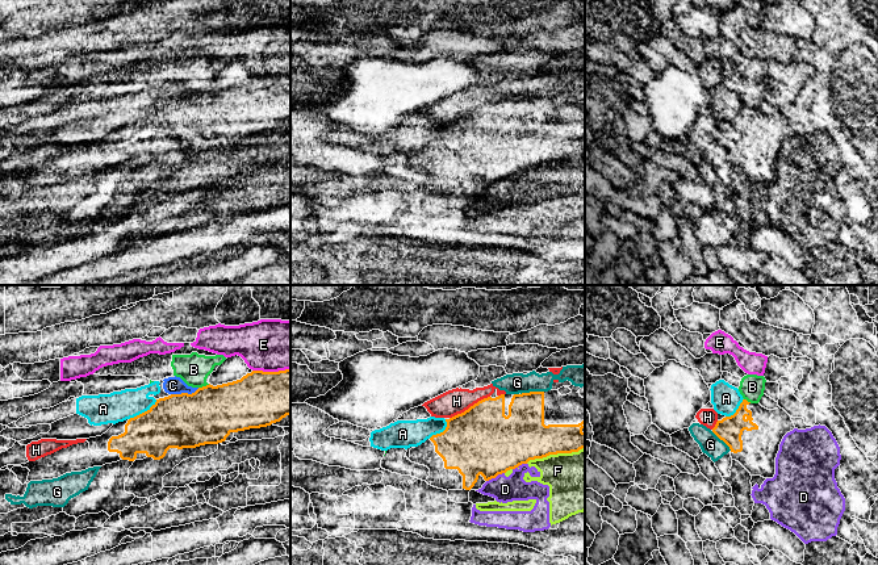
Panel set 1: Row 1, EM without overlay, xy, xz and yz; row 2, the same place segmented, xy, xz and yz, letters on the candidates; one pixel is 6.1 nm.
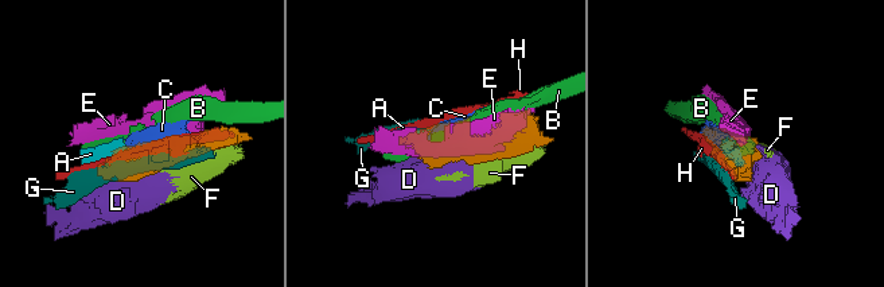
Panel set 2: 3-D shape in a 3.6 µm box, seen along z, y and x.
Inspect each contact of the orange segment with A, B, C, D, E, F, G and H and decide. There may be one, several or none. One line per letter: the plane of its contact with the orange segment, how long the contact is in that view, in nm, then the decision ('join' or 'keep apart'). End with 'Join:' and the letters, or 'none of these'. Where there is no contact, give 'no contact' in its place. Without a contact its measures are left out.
A: meets orange in xy; contact 220 nm long; keep apart
B: meets orange in xy; contact 80 nm long; keep apart
C: meets orange in xy; contact 180 nm long; keep apart
D: meets orange in xz; contact 130 nm long; keep apart
E: meets orange in xy; contact 240 nm long; keep apart
F: meets orange in xz; contact 380 nm long; keep apart
G: meets orange in xz; contact 150 nm long; keep apart
H: meets orange in xz; contact 280 nm long; keep apart
Join: none of these

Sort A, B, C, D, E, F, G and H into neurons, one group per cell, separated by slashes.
A C / B / D F / E / G H

